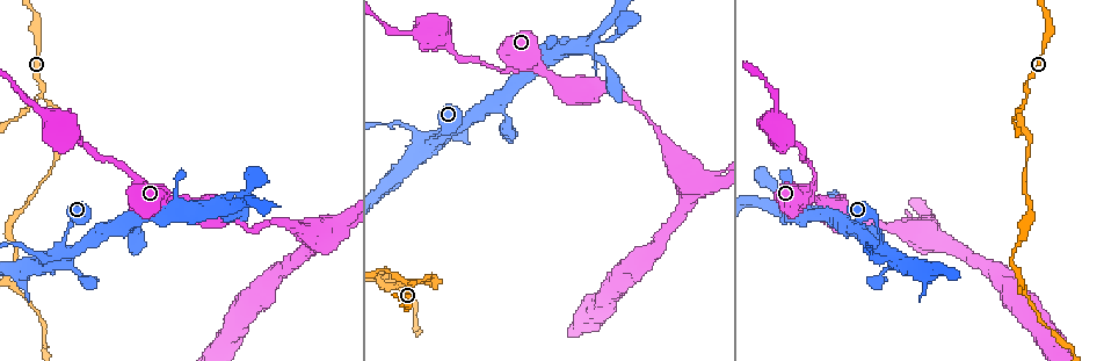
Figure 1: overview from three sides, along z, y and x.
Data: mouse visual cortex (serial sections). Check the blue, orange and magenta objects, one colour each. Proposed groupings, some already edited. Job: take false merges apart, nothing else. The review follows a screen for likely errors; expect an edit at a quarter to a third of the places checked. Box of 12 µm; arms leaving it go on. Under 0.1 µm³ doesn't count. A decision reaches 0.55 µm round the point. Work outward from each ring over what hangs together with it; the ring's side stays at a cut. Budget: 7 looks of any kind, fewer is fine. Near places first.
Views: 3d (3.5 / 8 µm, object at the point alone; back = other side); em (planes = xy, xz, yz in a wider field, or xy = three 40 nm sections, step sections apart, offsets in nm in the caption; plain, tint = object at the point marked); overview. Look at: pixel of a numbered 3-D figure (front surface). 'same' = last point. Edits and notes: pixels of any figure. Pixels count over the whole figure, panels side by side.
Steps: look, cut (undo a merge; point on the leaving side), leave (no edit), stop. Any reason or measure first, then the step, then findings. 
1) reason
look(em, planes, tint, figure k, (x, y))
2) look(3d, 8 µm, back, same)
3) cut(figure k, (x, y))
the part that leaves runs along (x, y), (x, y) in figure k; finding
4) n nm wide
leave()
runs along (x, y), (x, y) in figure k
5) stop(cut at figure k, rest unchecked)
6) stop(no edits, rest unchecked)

calibre changes
look(3d, 3.5 µm, back, figure 1, (141, 182))

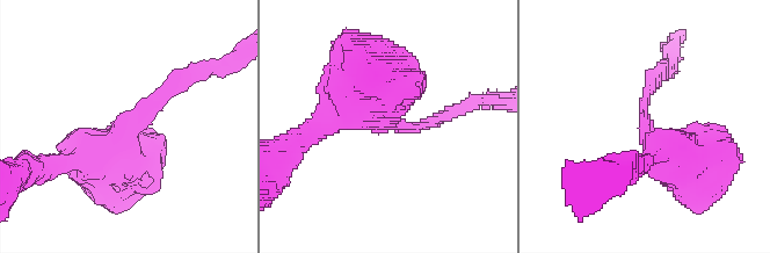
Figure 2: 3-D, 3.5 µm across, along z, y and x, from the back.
arms of 150, 700 nm
look(em, planes, tint, figure 2, (650, 125))

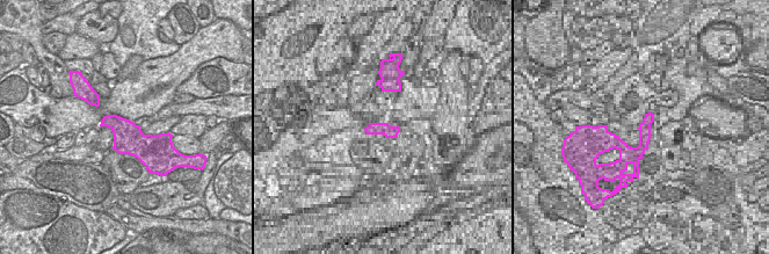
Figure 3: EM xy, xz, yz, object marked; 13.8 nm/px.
leave()
runs along (96, 156), (167, 88), (191, 78) in figure 2; all the same cell

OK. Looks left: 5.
thick turns thin
look(3d, 3.5 µm, figure 1, (879, 249))

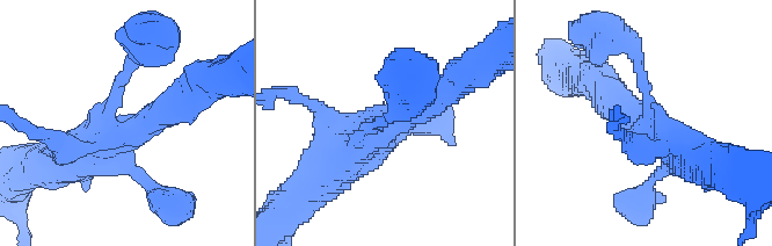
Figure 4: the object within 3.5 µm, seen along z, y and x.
shape alone is not enough
look(em, xy, step 5, tint, figure 4, (369, 126))

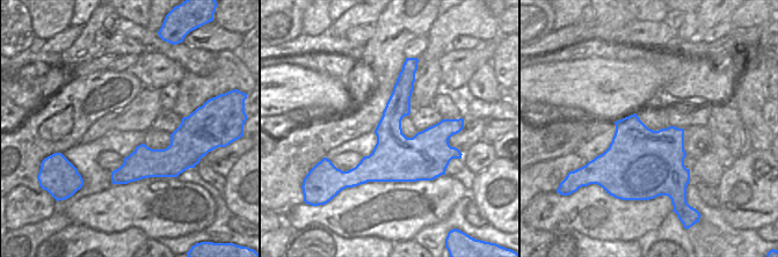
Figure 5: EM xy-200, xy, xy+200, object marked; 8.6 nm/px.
look(em, planes, tint, same)

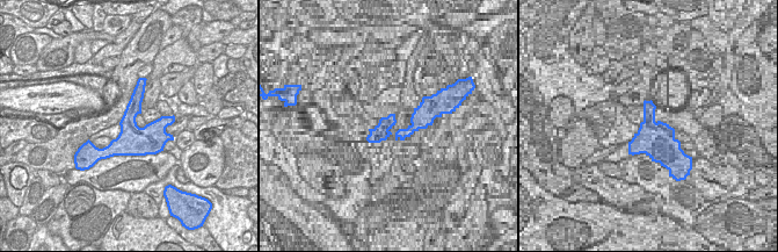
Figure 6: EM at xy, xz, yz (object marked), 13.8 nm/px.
leave()
runs along (132, 58), (110, 125), (136, 132), (175, 103) in figure 4; one cell here

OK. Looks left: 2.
thin neck
look(3d, 3.5 µm, figure 1, (414, 284))

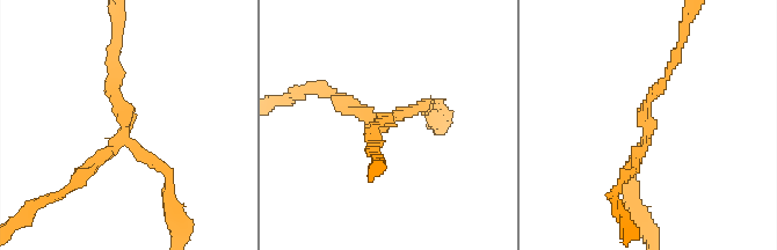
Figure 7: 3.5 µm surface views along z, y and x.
3 arms; arms of 150, 150, 200 nm
look(em, xy, step 3, tint, figure 7, (125, 137))

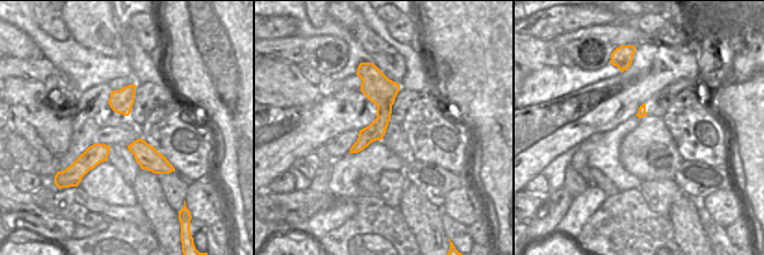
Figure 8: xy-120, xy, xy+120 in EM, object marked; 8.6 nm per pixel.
cut(figure 7, (91, 164))
the part that leaves runs along (120, 139), (63, 192), (37, 203) in figure 7; a second cell is stuck on

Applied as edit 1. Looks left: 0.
stop(cut at figure 7, rest unchecked)

